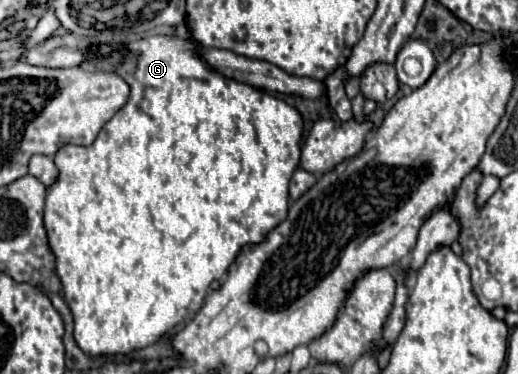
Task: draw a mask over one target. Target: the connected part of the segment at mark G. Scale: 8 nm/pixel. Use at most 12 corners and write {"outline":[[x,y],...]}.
{"outline":[[190,42],[62,146],[78,348],[130,354],[288,212],[302,118]]}

